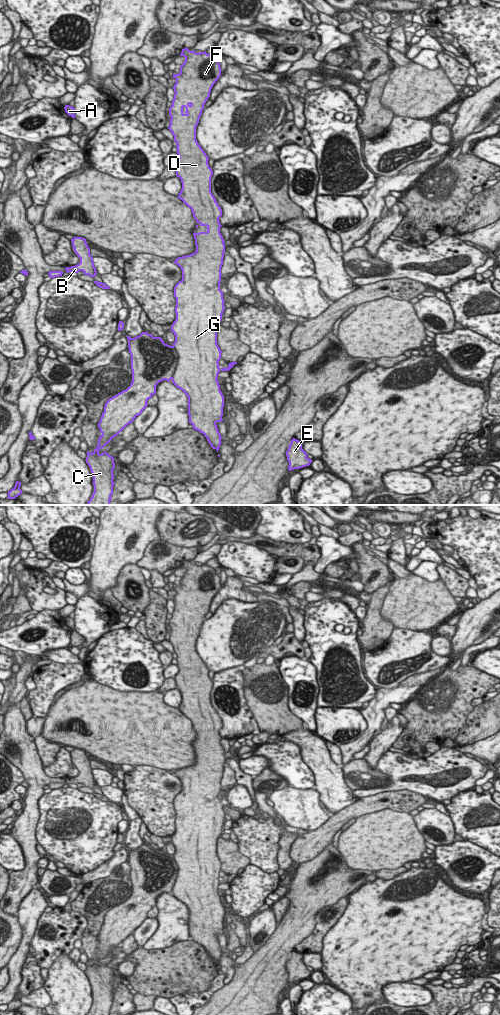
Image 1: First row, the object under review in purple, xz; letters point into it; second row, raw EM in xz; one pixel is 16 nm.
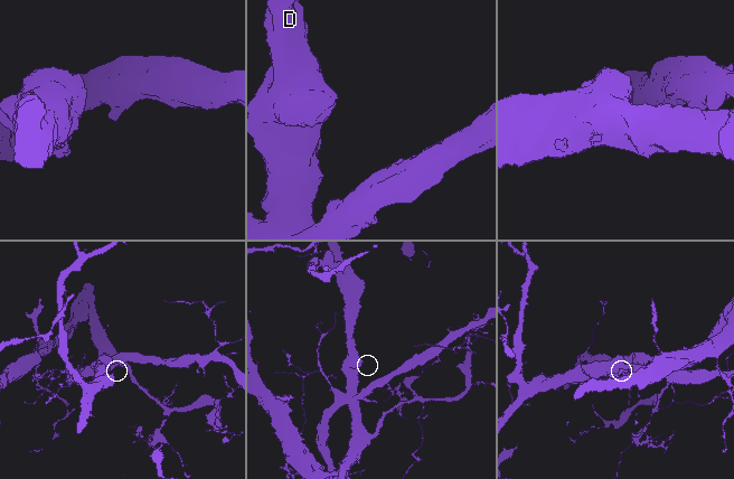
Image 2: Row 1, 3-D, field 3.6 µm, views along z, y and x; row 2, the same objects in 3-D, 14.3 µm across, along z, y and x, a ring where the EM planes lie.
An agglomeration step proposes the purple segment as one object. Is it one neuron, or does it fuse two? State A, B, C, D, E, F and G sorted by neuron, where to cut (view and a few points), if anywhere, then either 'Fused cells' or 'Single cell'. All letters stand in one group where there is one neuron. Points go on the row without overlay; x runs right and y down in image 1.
Groups: A B C / D E F G. Split along xz (173, 858), (177, 867), (177, 876), (171, 890). Fused cells

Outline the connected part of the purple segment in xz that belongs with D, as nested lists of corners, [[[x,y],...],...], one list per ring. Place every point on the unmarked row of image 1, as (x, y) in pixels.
[[[184,560],[180,568],[184,568],[185,573],[180,578],[180,585],[173,586],[176,591],[173,599],[175,606],[169,620],[171,631],[168,640],[177,655],[179,668],[174,676],[176,688],[182,695],[178,710],[192,722],[196,734],[200,738],[206,738],[208,743],[194,744],[196,763],[178,769],[173,774],[181,780],[182,792],[174,799],[176,831],[170,843],[175,847],[173,859],[178,871],[172,894],[188,909],[189,935],[193,937],[193,941],[202,945],[211,959],[218,964],[223,950],[216,935],[223,933],[224,908],[217,890],[220,883],[228,883],[227,880],[219,880],[218,873],[222,863],[217,856],[217,840],[225,822],[223,804],[220,802],[225,753],[220,745],[222,737],[219,730],[222,728],[222,721],[211,704],[213,683],[209,679],[208,668],[196,652],[196,639],[211,601],[221,588],[221,579],[216,569],[206,563],[196,565]]]

